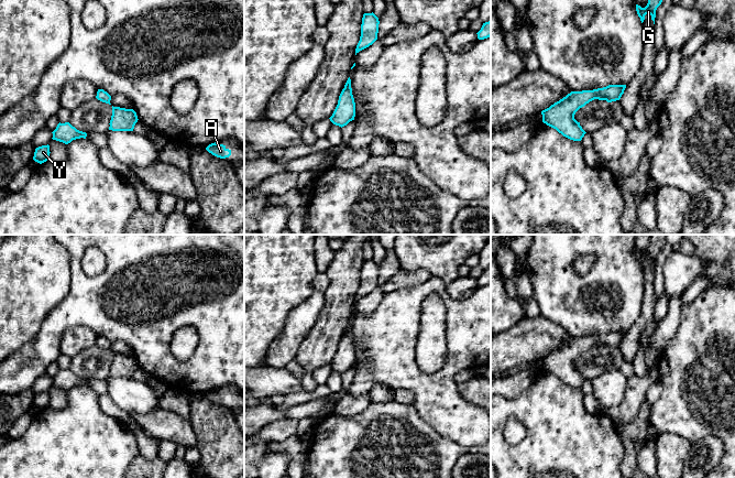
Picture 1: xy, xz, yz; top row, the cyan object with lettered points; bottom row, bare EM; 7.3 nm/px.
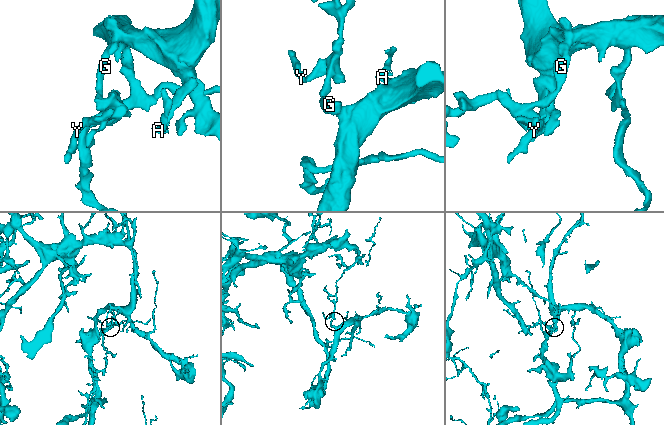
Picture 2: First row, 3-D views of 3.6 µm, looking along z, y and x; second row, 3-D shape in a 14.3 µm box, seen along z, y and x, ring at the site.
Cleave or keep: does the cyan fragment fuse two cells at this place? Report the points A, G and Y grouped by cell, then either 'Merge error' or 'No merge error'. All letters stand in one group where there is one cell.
Groups: A G / Y. Merge error

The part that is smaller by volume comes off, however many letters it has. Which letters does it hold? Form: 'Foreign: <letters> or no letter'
Foreign: Y

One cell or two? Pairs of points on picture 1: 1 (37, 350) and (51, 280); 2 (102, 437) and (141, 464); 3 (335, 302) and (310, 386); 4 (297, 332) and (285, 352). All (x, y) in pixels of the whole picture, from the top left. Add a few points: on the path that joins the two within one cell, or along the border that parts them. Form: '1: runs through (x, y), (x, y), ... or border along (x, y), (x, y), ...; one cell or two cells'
1: border along (61, 301), (44, 318), (39, 332), (29, 341); two cells
2: border along (139, 454), (128, 466); two cells
3: runs through (332, 323), (321, 345), (309, 357), (308, 365); one cell
4: runs through (292, 337), (285, 347); one cell

